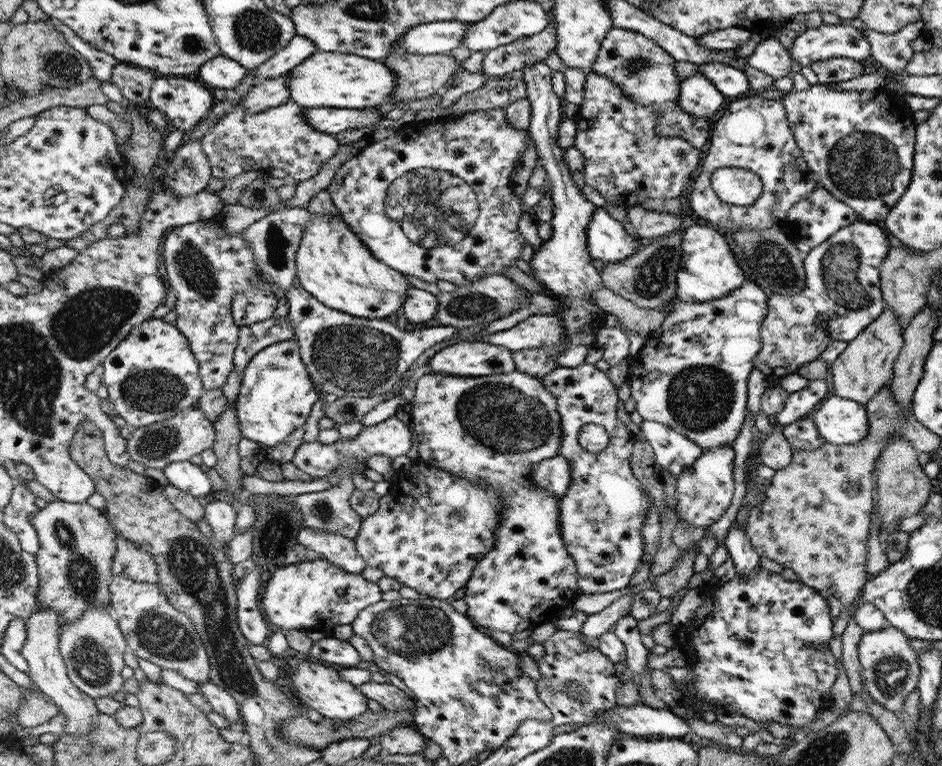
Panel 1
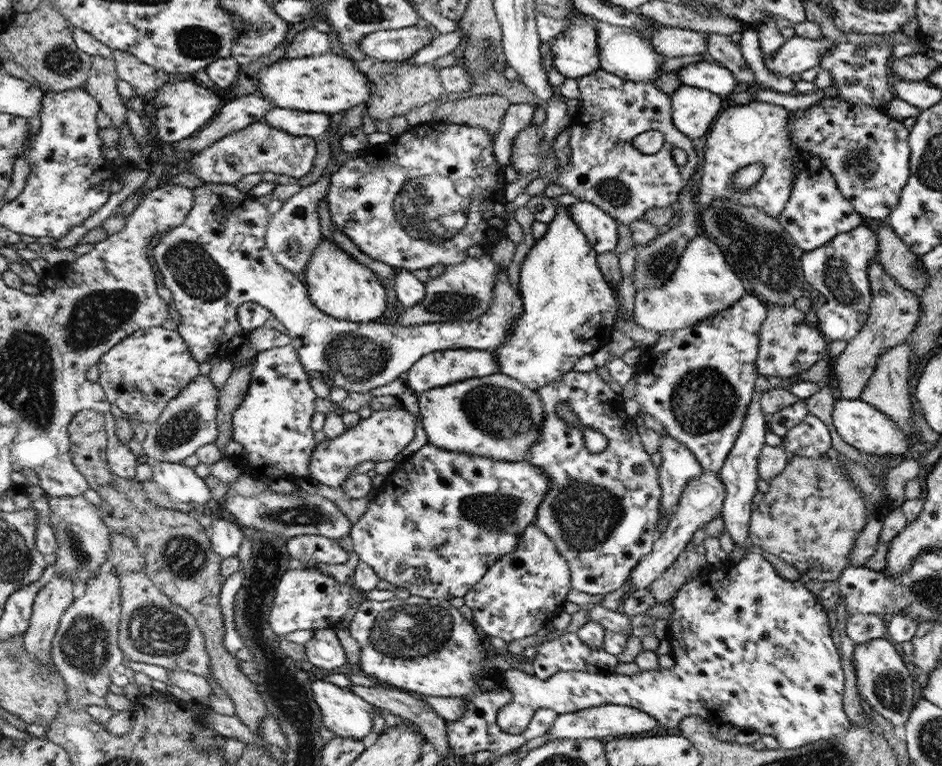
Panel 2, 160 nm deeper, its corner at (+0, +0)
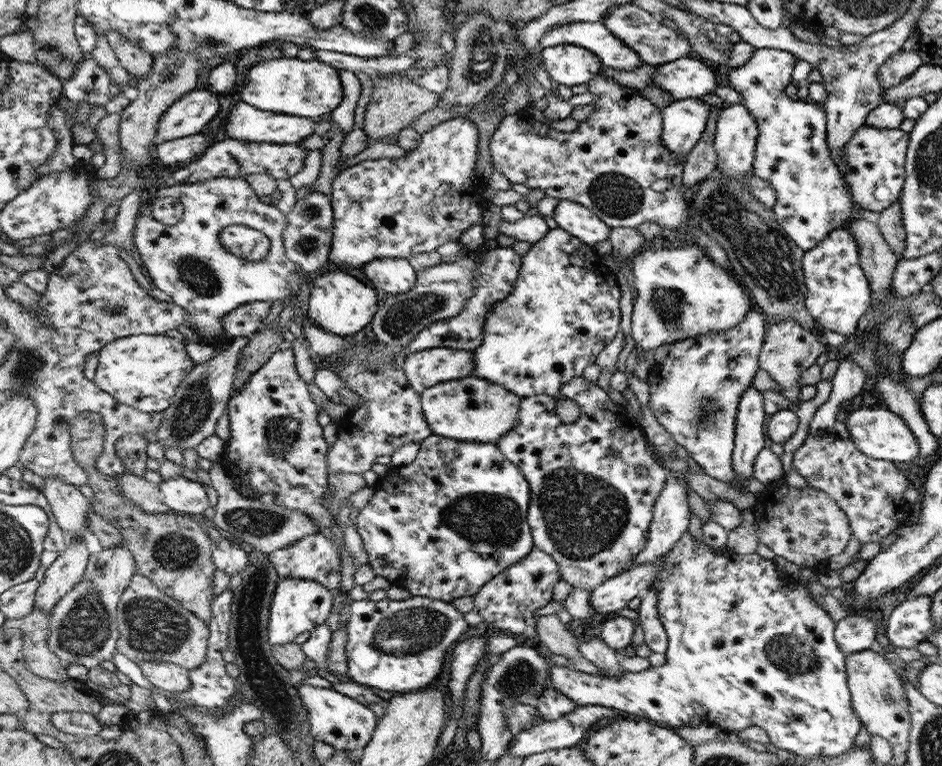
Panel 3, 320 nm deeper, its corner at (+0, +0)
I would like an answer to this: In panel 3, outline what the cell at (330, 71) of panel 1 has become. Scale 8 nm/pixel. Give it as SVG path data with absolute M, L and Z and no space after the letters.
M297 57L261 60L248 70L244 87L239 92L246 104L268 112L316 118L332 112L343 102L343 83L338 69L330 64Z

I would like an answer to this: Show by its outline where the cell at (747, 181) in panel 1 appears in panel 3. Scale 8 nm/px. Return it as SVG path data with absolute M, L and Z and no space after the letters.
M756 49L741 67L729 70L728 78L729 86L739 92L740 103L751 112L760 128L753 168L754 175L768 181L772 188L776 188L776 206L774 207L776 220L783 226L788 236L791 236L792 240L795 240L796 244L807 252L820 244L824 237L832 232L832 229L844 229L849 220L855 219L855 204L847 190L845 178L830 157L830 149L826 143L825 124L827 122L822 105L811 101L797 102L786 93L787 86L791 84L796 61L795 53L786 52L784 49Z

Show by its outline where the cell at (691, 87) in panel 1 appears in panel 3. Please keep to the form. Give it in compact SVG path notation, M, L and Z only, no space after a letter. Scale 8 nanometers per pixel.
M702 97L676 100L661 110L664 145L680 161L685 161L700 141L710 111L711 105L704 103Z

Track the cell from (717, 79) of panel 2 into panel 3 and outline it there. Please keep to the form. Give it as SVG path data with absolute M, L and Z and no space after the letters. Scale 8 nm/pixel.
M682 57L672 62L666 62L666 64L657 65L655 74L653 74L653 84L670 92L675 101L706 96L706 94L713 93L713 90L719 85L716 82L716 74L705 63L700 62L700 57L696 60Z

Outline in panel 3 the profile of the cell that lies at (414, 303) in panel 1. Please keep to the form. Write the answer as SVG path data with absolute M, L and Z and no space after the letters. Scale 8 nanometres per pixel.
M399 258L376 259L362 269L362 276L382 295L409 291L416 284L417 275L406 259Z

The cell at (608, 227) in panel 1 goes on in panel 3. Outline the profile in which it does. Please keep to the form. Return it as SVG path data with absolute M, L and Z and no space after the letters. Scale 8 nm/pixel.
M560 200L554 210L553 219L558 228L563 228L590 245L609 240L611 227L600 220L591 209L572 200Z

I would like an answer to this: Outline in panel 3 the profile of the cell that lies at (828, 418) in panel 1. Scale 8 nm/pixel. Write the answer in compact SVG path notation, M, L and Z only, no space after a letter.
M872 404L852 405L843 420L847 424L851 440L860 452L876 460L890 462L914 462L919 454L919 444L908 428L908 425L896 414L888 411L882 405L872 407Z

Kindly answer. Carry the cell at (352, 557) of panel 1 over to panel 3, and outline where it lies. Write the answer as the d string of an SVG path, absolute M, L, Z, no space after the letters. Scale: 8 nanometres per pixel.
M323 533L309 534L298 540L298 542L287 545L286 548L269 553L269 561L274 565L276 572L282 579L305 578L333 588L334 584L340 586L342 571L341 557L334 543L335 541L331 536Z

